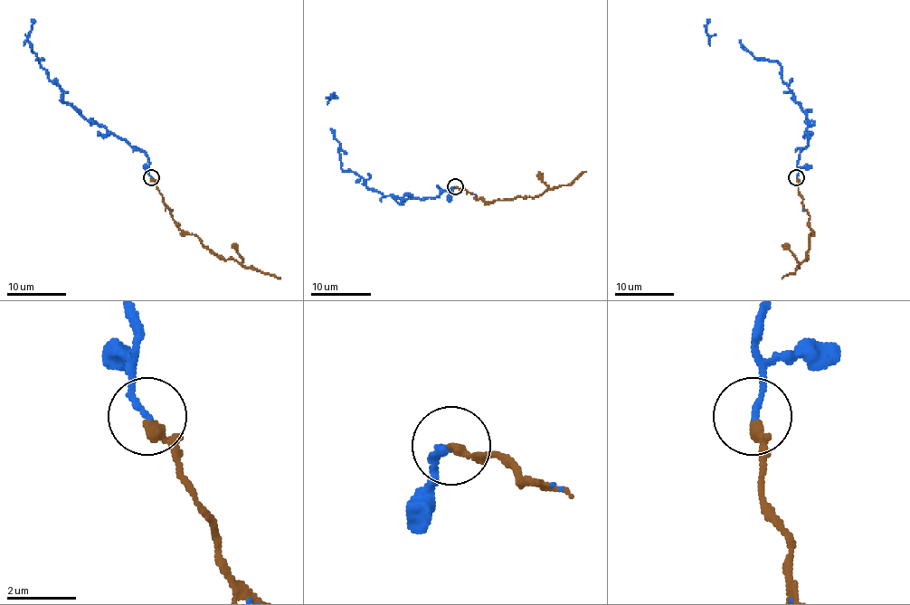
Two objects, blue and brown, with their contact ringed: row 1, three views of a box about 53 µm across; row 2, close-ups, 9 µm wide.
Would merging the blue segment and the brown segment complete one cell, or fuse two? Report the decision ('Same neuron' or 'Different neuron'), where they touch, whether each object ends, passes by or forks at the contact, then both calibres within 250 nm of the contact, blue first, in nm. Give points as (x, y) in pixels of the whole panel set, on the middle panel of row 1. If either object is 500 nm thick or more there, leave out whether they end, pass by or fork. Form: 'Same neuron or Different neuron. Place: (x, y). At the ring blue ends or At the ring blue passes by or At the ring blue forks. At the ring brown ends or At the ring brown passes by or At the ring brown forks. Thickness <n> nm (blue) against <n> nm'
Same neuron. Place: (455, 186). At the ring blue ends. At the ring brown passes by. Thickness 170 nm (blue) against 200 nm

